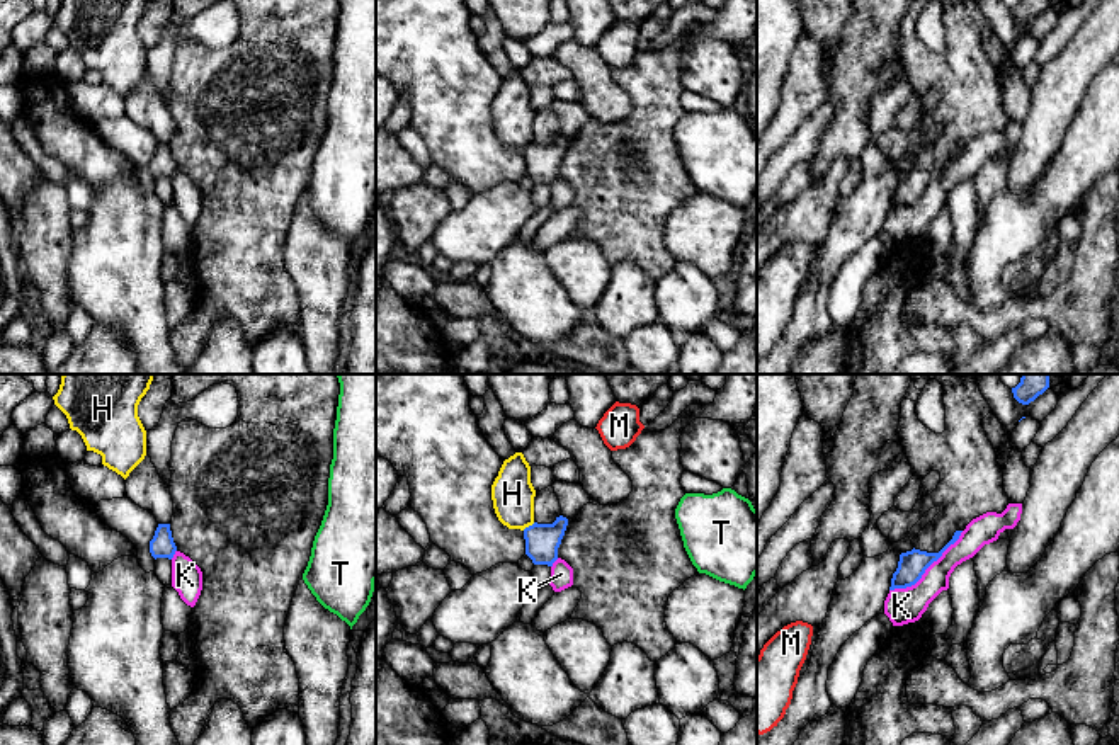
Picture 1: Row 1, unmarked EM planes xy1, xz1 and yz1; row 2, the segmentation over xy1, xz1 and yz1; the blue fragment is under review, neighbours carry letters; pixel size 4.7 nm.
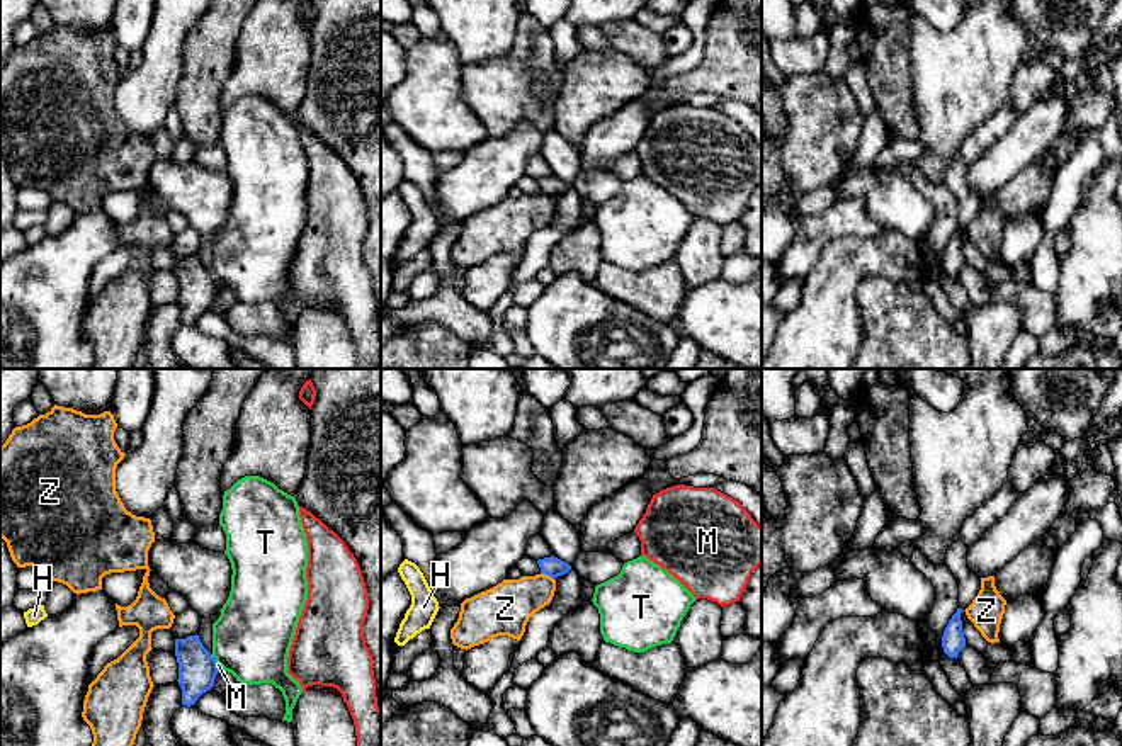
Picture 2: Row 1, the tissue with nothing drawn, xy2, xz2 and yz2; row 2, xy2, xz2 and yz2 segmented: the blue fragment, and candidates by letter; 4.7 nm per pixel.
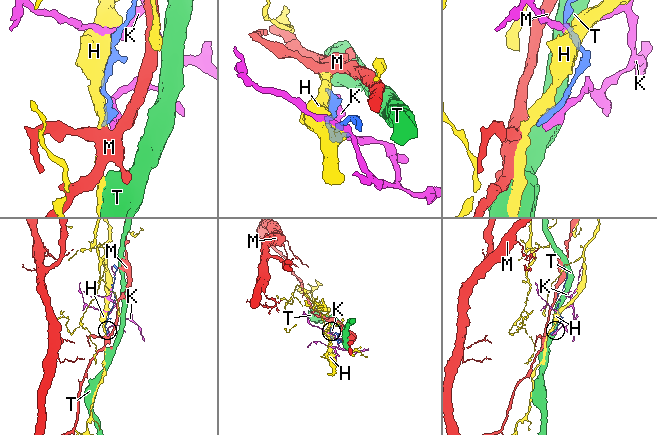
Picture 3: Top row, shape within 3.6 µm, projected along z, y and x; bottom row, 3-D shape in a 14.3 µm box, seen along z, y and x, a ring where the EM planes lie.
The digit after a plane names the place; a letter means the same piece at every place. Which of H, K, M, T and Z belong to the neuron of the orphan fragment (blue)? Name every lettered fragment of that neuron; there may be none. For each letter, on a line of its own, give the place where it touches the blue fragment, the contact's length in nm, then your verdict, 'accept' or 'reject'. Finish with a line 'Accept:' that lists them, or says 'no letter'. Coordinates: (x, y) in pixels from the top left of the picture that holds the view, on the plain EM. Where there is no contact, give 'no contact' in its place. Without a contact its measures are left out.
H: contact xz1 (529, 145); length 70 nm; reject
K: contact yz1 (925, 187); length 460 nm; reject
M: contact xy2 (218, 288); length 40 nm; reject
T: contact xy2 (215, 279); length 60 nm; reject
Z: contact xz2 (548, 194); length 70 nm; reject
Accept: no letter

